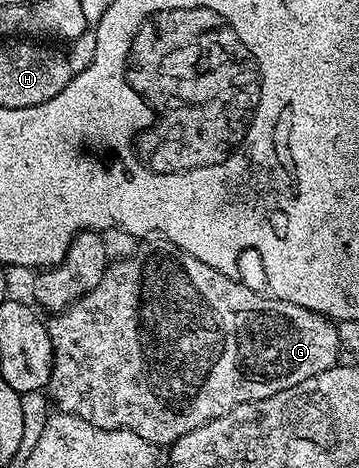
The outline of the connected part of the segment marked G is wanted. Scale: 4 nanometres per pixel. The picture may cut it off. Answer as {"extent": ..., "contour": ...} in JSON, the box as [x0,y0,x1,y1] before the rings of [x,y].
{"extent":[46,235,341,447],"contour":[[[158,235],[144,240],[130,255],[123,255],[120,261],[112,260],[93,291],[74,301],[69,308],[54,314],[51,321],[46,322],[47,334],[51,340],[51,378],[46,387],[50,404],[60,413],[77,415],[85,419],[85,423],[93,423],[93,427],[128,429],[141,435],[141,439],[150,445],[170,447],[177,439],[181,439],[181,435],[233,411],[233,407],[241,407],[241,403],[269,399],[269,395],[277,395],[277,391],[285,391],[285,387],[293,387],[313,375],[321,375],[321,371],[329,371],[337,364],[341,350],[336,322],[288,301],[284,305],[275,305],[275,313],[271,313],[267,295],[254,293],[249,286],[242,285],[235,279],[232,274],[209,267],[209,263],[201,263],[201,259],[193,259],[189,251],[181,251],[181,247]]]}

